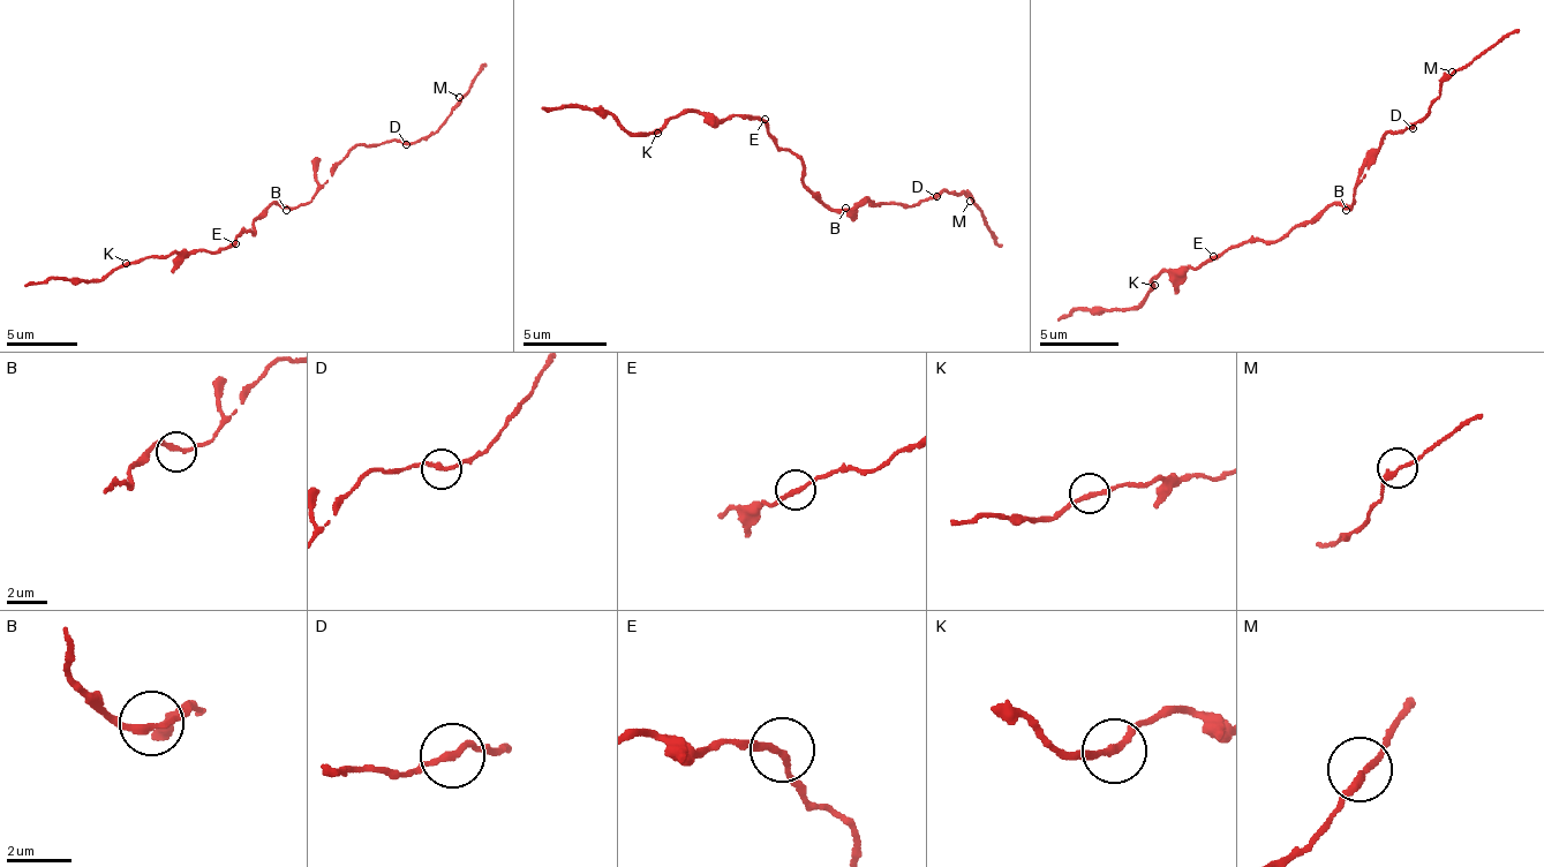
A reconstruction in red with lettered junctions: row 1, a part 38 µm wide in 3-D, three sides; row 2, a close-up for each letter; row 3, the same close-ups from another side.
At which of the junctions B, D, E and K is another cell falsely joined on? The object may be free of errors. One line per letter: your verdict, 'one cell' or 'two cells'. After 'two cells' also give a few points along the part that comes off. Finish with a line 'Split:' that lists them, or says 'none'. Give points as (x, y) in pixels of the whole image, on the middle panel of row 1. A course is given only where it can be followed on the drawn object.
B: one cell
D: one cell
E: one cell
K: one cell
Split: none

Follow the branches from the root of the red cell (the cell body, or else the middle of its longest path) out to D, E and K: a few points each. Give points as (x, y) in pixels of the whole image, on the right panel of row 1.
D: (1307, 219), (1328, 206), (1354, 205), (1354, 193), (1388, 132), (1407, 130), (1406, 126), (1413, 126), (1414, 129)
E: (1307, 219), (1275, 240), (1241, 240), (1213, 256)
K: (1307, 219), (1275, 240), (1234, 244), (1194, 269), (1188, 265), (1183, 270), (1161, 271), (1150, 280), (1154, 285)

